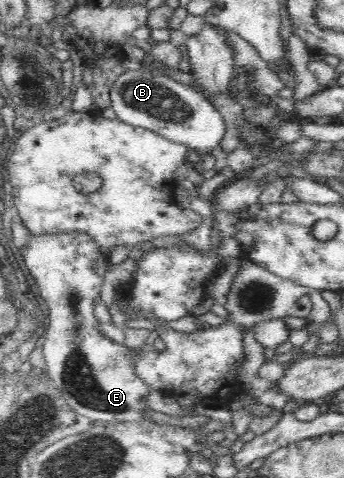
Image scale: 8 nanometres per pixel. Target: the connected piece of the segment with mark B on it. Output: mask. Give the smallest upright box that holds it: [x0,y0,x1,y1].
[111,68,225,158]

